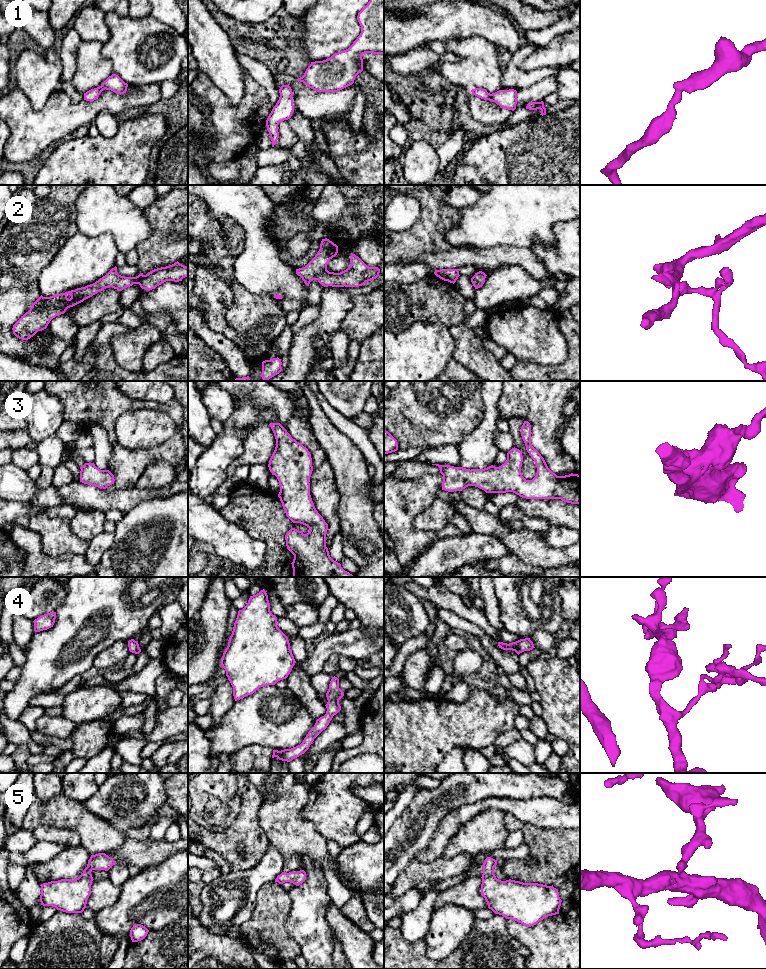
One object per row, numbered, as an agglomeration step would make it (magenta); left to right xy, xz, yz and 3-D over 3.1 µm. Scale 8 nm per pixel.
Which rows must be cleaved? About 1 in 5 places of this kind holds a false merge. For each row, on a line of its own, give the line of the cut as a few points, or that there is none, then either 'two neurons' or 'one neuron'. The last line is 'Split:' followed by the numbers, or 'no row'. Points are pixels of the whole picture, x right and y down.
1: cut none; one neuron
2: cut none; one neuron
3: cut none; one neuron
4: cut none; one neuron
5: cut none; one neuron
Split: no row

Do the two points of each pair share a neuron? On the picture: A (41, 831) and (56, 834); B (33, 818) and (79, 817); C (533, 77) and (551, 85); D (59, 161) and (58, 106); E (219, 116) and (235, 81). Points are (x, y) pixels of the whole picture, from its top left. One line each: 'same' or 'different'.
A: same
B: same
C: different
D: different
E: different

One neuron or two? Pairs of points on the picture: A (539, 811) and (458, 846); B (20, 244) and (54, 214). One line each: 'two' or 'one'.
A: two
B: one

